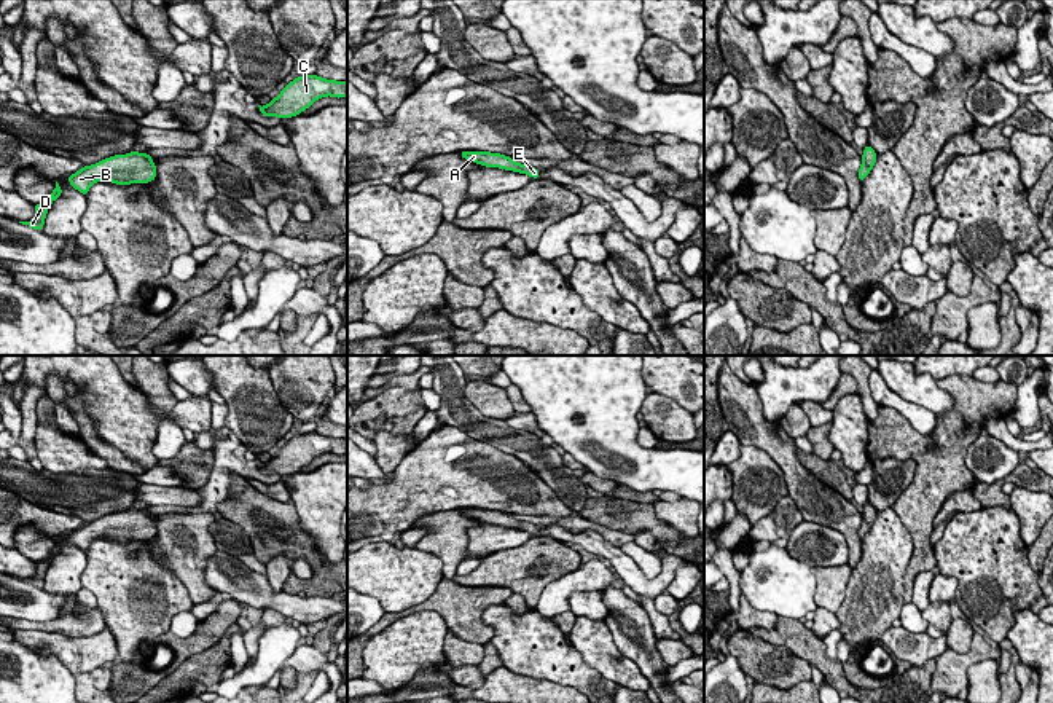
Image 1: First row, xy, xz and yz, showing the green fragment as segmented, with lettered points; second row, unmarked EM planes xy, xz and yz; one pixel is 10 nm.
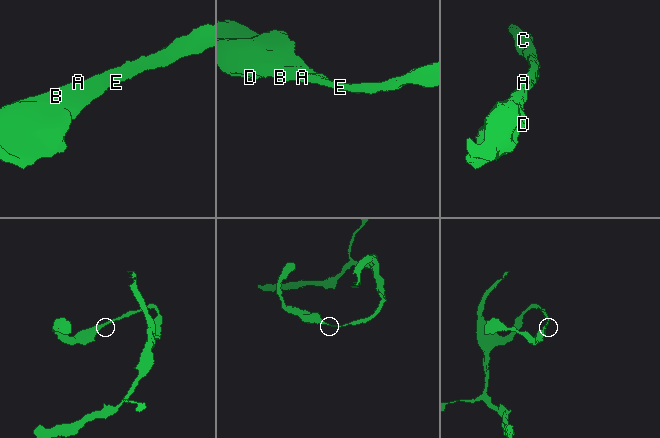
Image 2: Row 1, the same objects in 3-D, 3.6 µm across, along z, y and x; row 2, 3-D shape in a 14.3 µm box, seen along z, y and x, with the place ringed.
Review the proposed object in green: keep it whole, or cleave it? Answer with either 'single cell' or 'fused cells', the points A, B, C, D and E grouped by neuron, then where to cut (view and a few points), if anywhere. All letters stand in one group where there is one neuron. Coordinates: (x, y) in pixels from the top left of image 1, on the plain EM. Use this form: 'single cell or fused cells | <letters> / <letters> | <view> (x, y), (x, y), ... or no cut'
single cell | A B C D E | no cut

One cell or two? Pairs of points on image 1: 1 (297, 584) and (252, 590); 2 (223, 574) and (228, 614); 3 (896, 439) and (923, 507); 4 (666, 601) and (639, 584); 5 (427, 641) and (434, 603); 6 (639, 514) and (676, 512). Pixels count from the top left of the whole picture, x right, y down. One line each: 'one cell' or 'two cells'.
1: two cells
2: two cells
3: one cell
4: two cells
5: two cells
6: two cells

